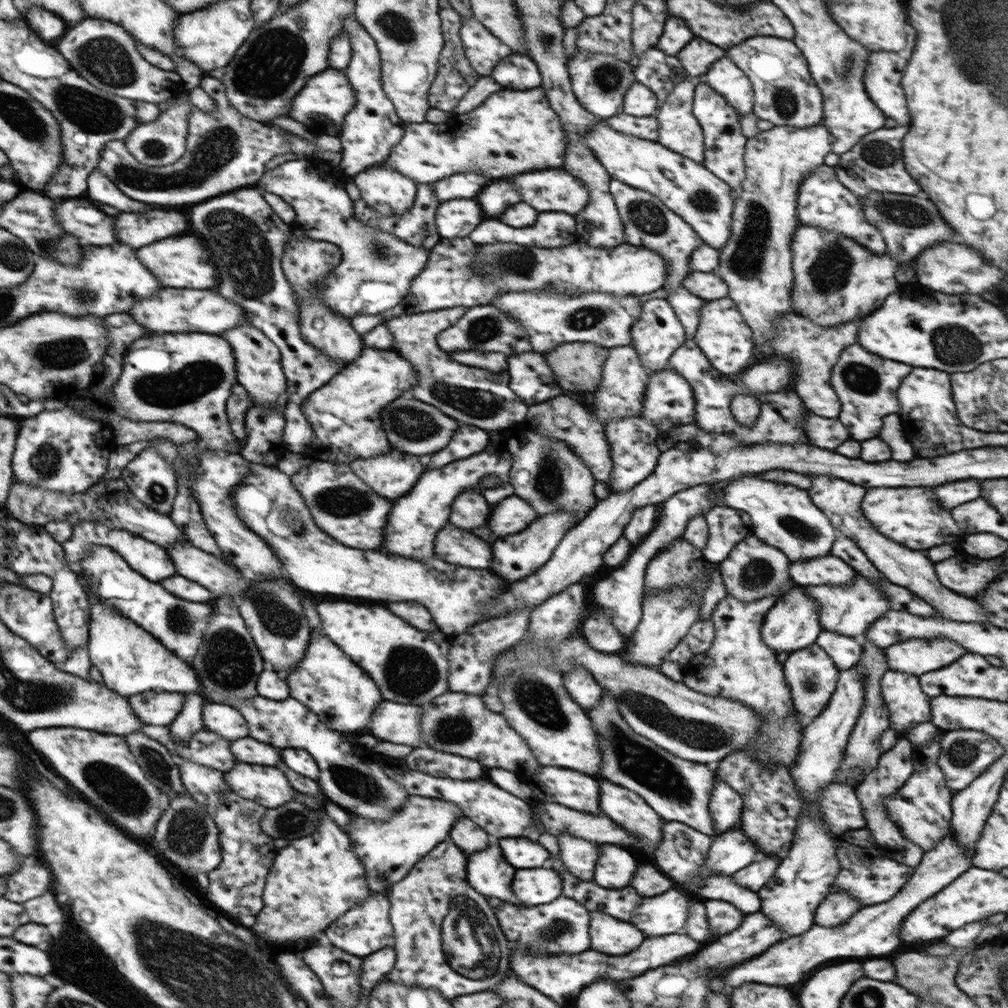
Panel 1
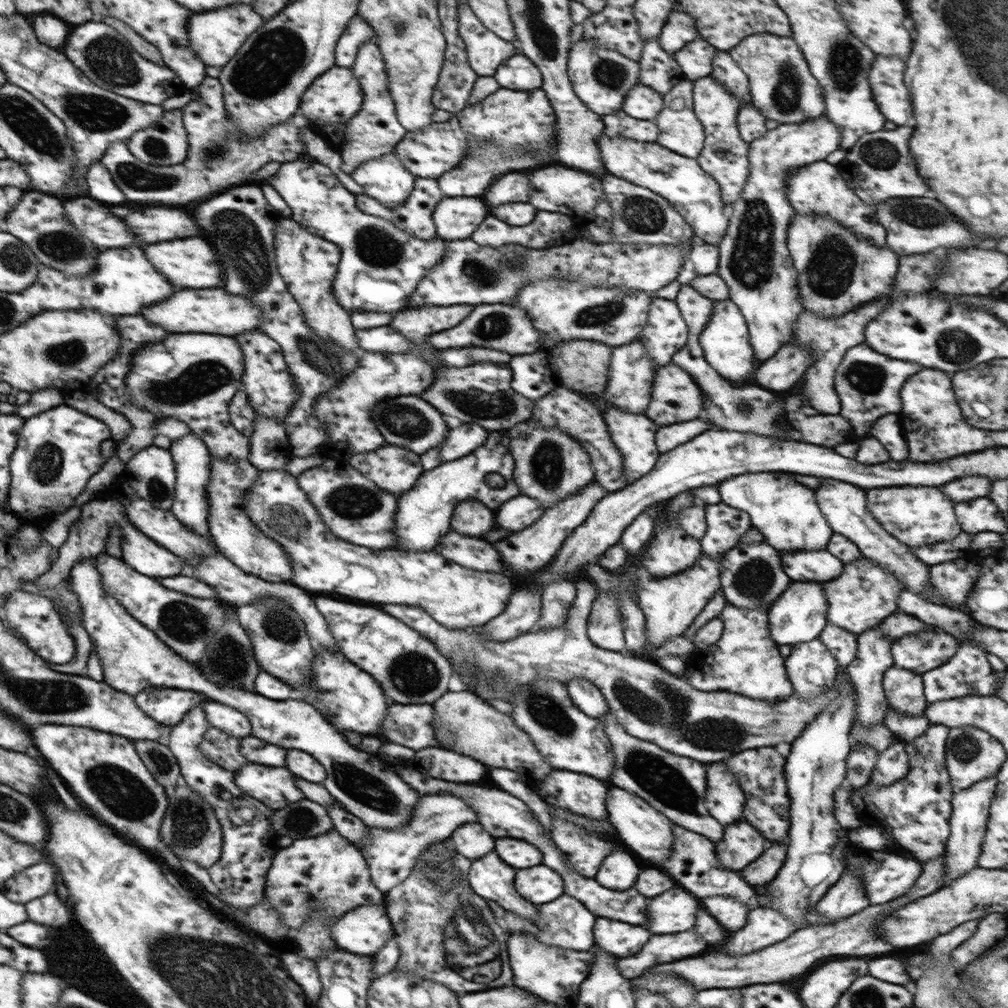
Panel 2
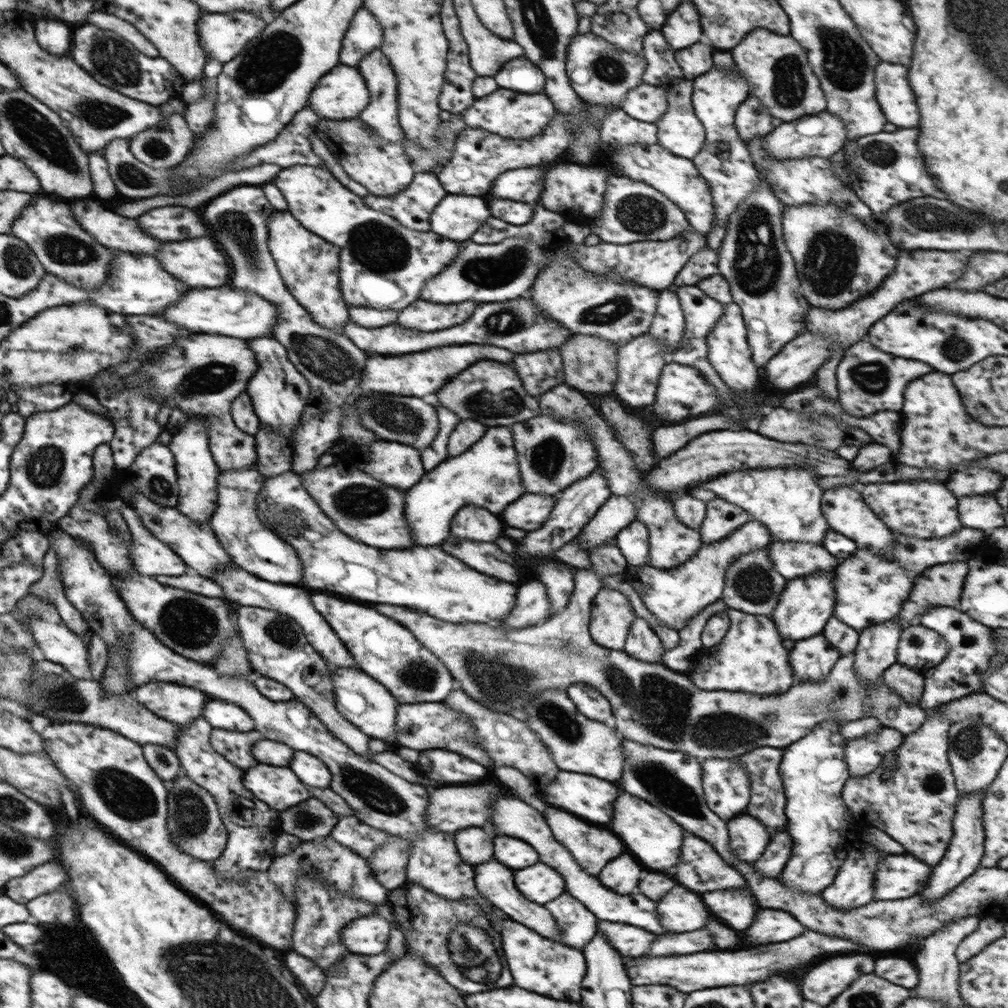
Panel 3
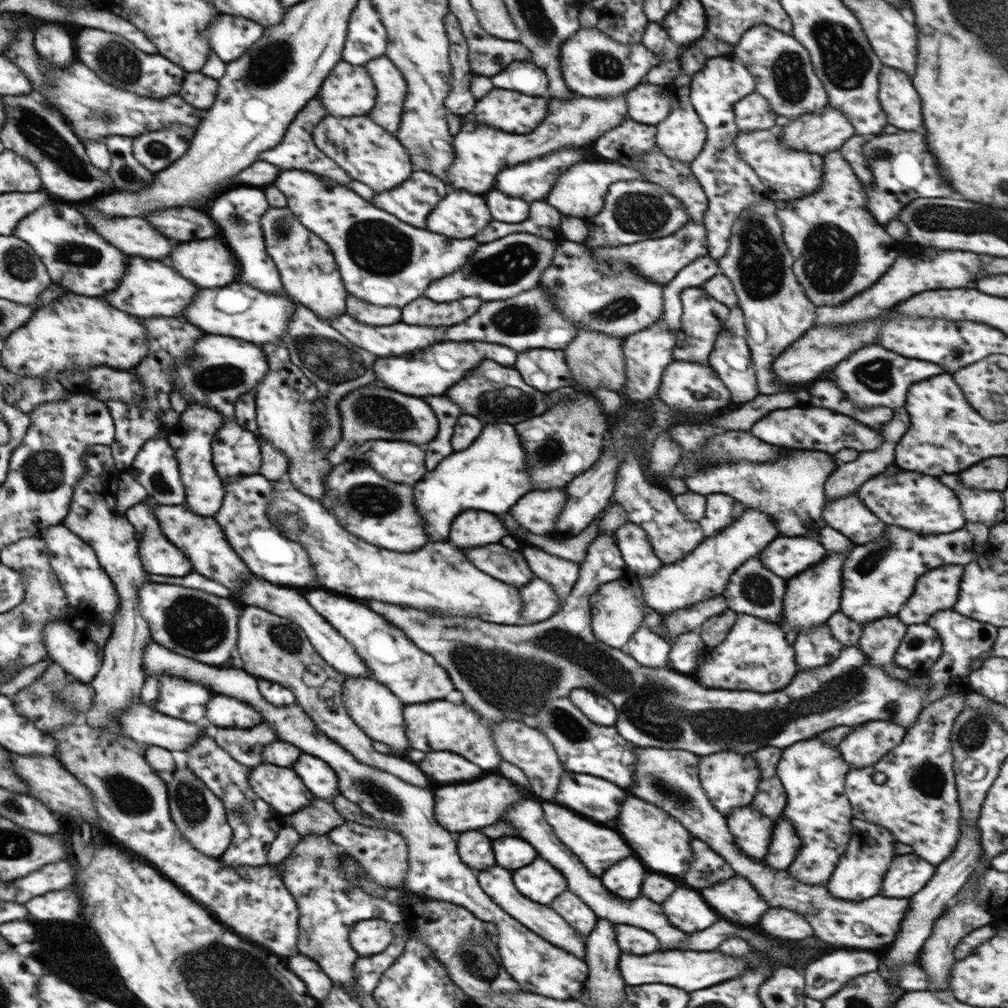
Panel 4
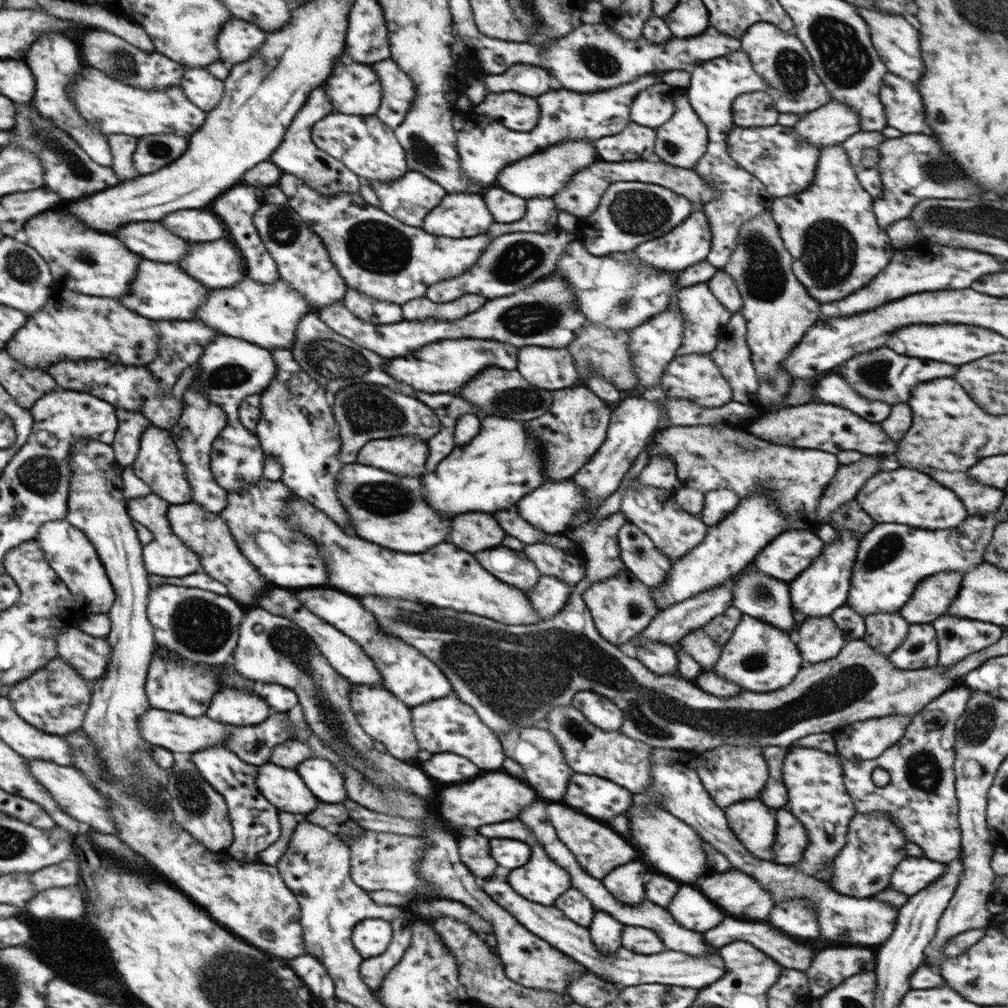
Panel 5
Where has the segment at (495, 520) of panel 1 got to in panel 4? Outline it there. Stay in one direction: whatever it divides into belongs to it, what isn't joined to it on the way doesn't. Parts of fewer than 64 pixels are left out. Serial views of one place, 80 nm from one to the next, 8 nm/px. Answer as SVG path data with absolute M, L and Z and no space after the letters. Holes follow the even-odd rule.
M566 487L546 491L534 489L530 494L522 496L509 512L529 532L546 535L554 532L566 501Z

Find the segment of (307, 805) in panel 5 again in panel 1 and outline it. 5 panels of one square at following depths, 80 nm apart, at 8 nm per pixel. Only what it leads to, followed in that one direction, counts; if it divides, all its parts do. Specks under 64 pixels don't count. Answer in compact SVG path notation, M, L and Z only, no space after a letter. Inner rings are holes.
M236 763L225 772L225 783L242 798L249 798L265 807L277 807L285 802L292 801L296 790L290 786L286 776L274 766L262 766L261 764Z

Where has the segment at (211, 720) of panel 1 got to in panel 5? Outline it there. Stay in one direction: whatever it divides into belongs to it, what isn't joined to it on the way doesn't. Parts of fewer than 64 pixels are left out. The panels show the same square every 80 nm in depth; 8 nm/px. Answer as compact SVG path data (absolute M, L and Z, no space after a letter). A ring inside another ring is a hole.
M222 688L215 694L205 715L222 724L252 726L271 715L271 706L258 693L244 694L234 688Z

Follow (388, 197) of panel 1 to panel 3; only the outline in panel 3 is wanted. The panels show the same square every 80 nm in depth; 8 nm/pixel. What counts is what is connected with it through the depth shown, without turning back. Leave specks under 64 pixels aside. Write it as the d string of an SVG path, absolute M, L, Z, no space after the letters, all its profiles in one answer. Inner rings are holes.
M358 117L346 120L322 118L314 132L339 160L346 174L365 186L370 195L396 196L413 181L416 170L406 156L402 142L379 140Z

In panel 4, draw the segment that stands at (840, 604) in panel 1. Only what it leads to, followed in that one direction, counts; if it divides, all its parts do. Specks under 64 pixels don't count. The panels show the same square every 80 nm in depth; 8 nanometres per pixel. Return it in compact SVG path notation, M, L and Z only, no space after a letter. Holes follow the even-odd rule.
M976 522L966 524L952 534L922 534L904 530L900 526L886 525L879 538L855 546L848 553L843 564L843 591L839 611L864 626L882 617L897 616L913 593L922 572L928 568L944 566L948 562L966 566L976 556L983 556L990 529L990 526Z

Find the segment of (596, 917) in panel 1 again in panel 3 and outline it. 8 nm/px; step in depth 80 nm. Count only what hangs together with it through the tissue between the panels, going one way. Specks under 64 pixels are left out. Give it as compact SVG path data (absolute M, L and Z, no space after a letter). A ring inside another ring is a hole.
M600 921L598 931L616 949L623 958L630 956L644 956L648 952L654 934L636 926L624 925L620 922Z

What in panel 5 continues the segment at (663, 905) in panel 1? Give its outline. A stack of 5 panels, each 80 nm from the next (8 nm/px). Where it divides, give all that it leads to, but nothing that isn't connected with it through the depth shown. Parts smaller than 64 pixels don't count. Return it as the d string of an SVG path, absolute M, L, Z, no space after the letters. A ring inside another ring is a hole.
M682 886L676 892L672 902L668 904L668 910L680 926L696 932L704 932L718 926L726 916L722 910L710 904L710 900L702 892L690 886Z

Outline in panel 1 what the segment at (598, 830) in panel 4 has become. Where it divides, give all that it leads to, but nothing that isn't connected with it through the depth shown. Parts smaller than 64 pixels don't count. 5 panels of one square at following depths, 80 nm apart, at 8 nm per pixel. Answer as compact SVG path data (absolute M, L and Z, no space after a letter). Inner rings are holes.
M560 836L558 842L560 842L560 860L564 860L566 870L580 880L592 881L602 844L584 842L572 836Z

